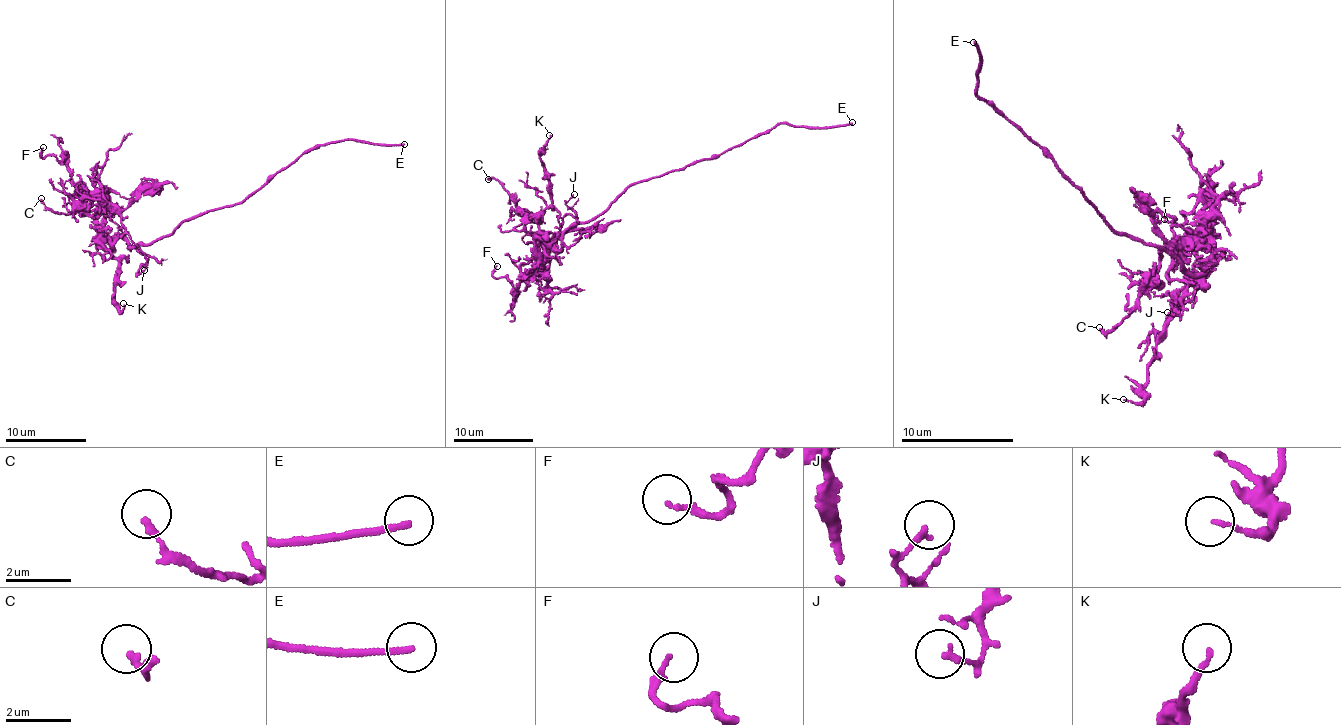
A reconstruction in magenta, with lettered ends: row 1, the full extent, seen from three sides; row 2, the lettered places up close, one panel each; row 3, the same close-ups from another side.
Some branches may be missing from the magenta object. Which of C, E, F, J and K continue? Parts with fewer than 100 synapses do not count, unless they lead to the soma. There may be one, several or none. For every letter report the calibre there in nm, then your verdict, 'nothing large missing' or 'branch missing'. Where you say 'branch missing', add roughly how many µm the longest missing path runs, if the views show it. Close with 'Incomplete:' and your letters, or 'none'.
C: 190 nm thick; nothing large missing
E: 190 nm thick; branch missing; about 45 µm are missing
F: 130 nm thick; nothing large missing
J: 160 nm thick; nothing large missing
K: 130 nm thick; nothing large missing
Incomplete: E

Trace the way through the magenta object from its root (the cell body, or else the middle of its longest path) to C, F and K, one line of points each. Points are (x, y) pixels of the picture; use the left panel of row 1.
C: (185, 221), (169, 235), (131, 248), (98, 198), (81, 200), (80, 208), (64, 213), (50, 210), (41, 198)
F: (185, 221), (169, 235), (131, 248), (110, 211), (73, 183), (65, 159), (41, 156), (43, 147)
K: (185, 221), (134, 248), (102, 236), (104, 249), (119, 261), (113, 305), (122, 311), (123, 303)

